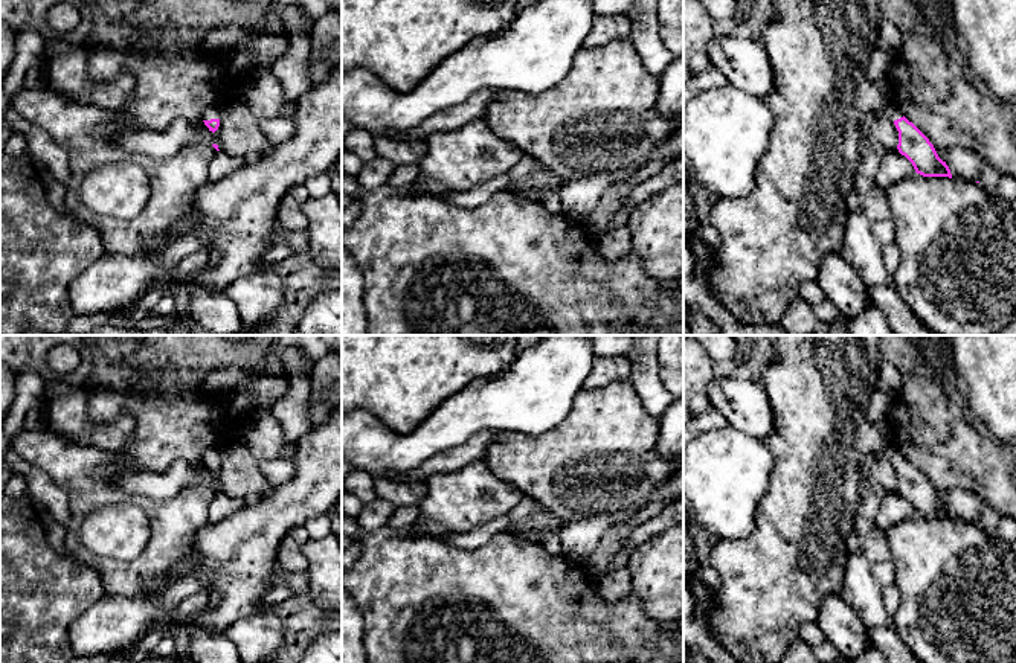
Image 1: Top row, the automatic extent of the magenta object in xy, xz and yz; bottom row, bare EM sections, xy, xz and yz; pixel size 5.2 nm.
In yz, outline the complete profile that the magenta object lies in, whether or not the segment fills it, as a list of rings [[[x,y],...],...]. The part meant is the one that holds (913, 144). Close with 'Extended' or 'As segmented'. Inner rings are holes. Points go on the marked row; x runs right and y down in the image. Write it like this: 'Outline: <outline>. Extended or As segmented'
Outline: [[[886,91],[880,113],[886,114],[899,131],[897,149],[914,166],[915,172],[923,177],[949,177],[950,169],[943,162],[929,139],[900,111],[891,93]]]. Extended

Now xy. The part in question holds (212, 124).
Outline: [[[209,105],[203,111],[203,122],[209,128],[209,131],[215,133],[220,127],[221,108],[217,105]]]. Extended

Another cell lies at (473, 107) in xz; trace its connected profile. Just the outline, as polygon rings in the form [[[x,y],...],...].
[[[481,90],[468,96],[459,105],[447,108],[432,116],[430,119],[426,119],[421,125],[415,127],[410,131],[394,131],[386,133],[384,136],[401,140],[426,142],[427,137],[433,133],[456,131],[461,127],[468,125],[471,120],[484,119],[485,110],[496,98],[496,94],[497,91],[494,90]]]

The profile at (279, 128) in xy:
[[[276,116],[272,119],[259,119],[259,128],[265,134],[267,140],[273,145],[279,145],[288,140],[294,134],[294,117],[293,116]]]

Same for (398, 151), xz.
[[[374,136],[377,155],[392,162],[395,166],[418,163],[427,152],[426,142],[401,140],[387,136]]]

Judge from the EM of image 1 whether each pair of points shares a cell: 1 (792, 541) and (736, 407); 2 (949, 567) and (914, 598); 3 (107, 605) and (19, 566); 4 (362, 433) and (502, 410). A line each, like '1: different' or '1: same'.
1: different
2: same
3: different
4: same

